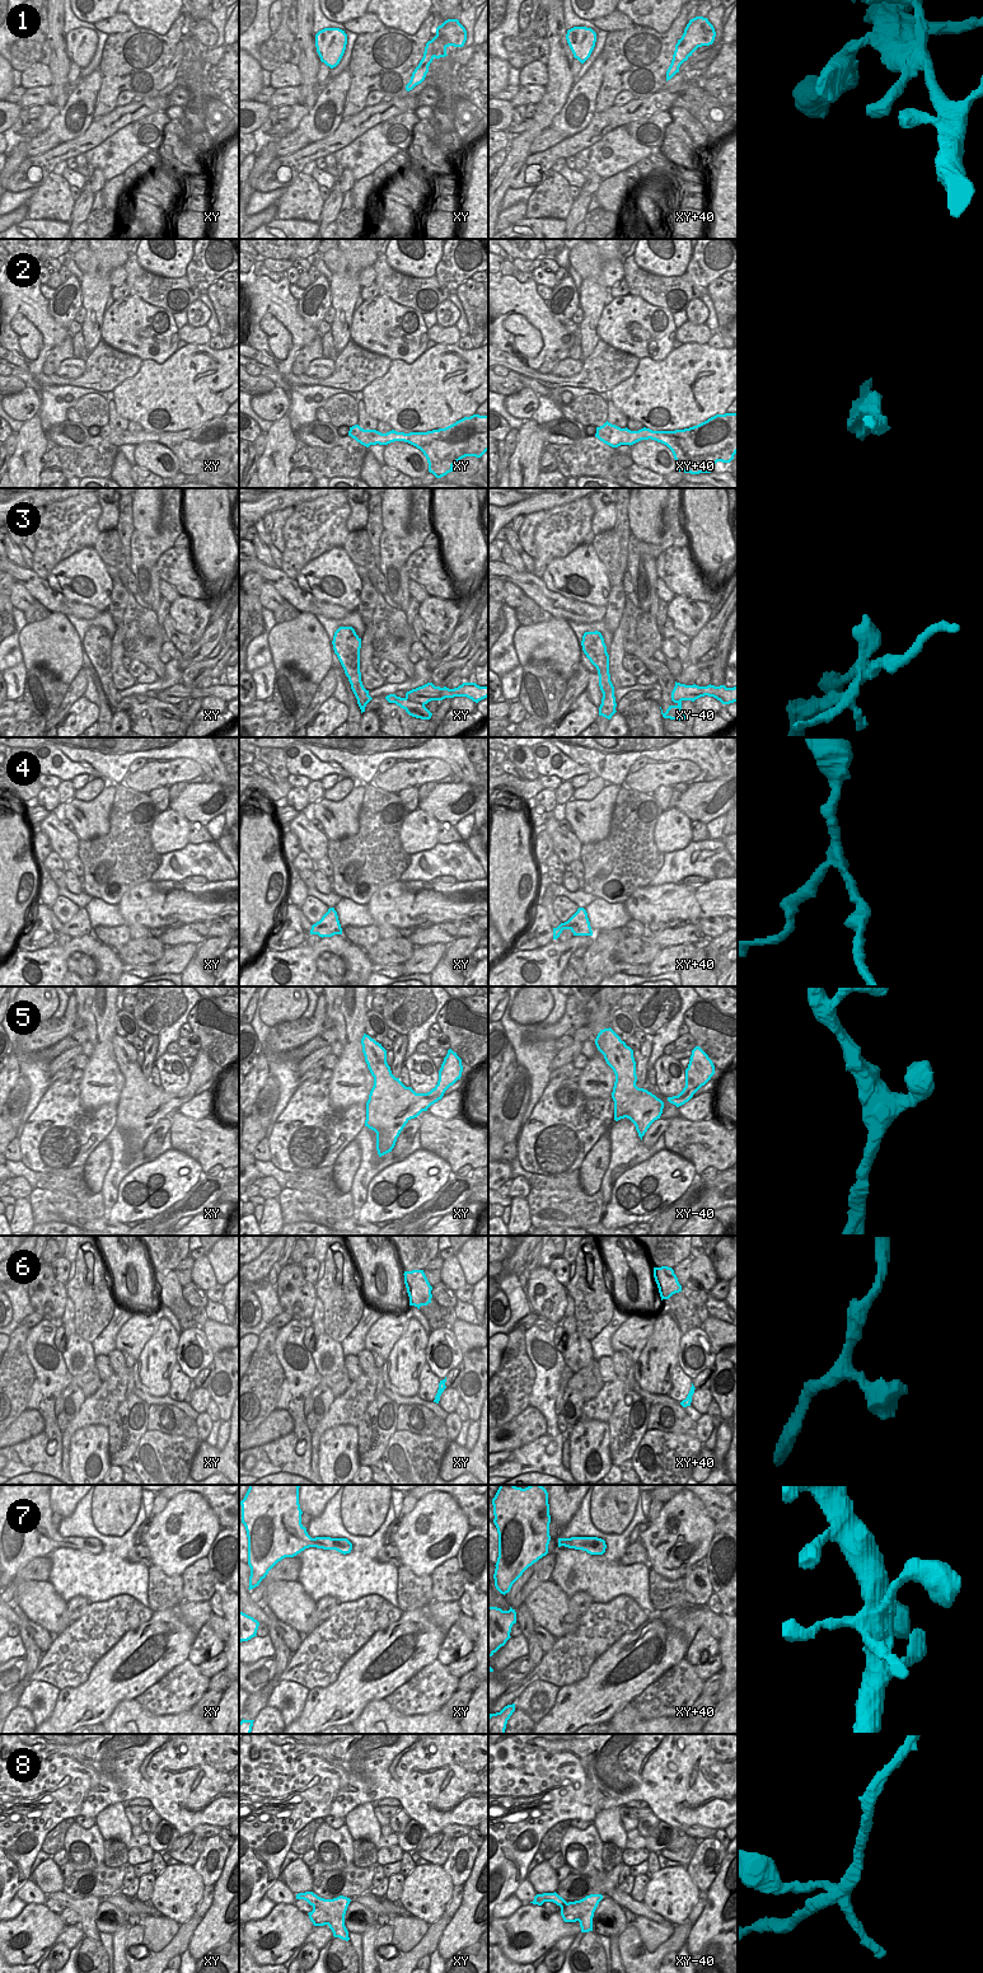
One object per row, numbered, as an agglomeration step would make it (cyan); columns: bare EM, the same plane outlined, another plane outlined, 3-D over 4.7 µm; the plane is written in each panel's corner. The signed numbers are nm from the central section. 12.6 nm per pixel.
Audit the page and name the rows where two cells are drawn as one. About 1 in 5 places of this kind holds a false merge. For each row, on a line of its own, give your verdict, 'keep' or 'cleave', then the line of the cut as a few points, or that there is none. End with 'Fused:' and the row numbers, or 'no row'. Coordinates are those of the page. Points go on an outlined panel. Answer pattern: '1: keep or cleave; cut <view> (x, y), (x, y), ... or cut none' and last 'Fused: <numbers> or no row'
1: keep; cut none
2: keep; cut none
3: cleave; cut xy (410, 690), (419, 690), (424, 698), (434, 699)
4: keep; cut none
5: keep; cut none
6: keep; cut none
7: keep; cut none
8: cleave; cut xy (313, 1907), (319, 1907), (328, 1916), (328, 1924)
Fused: 3, 8

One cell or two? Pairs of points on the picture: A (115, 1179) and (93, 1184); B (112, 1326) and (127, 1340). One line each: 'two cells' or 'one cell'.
A: two cells
B: two cells

